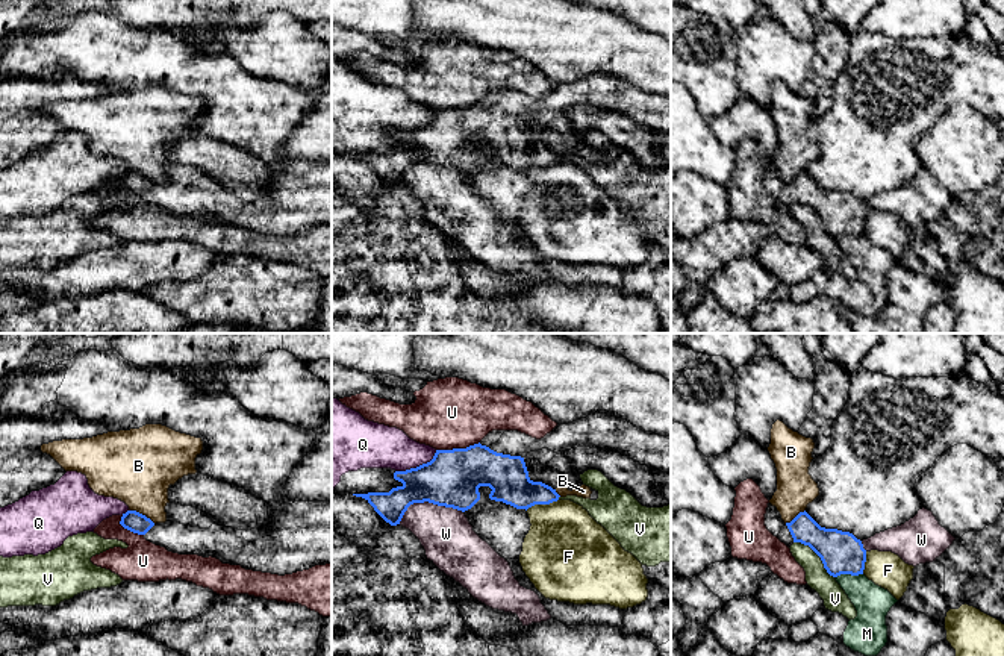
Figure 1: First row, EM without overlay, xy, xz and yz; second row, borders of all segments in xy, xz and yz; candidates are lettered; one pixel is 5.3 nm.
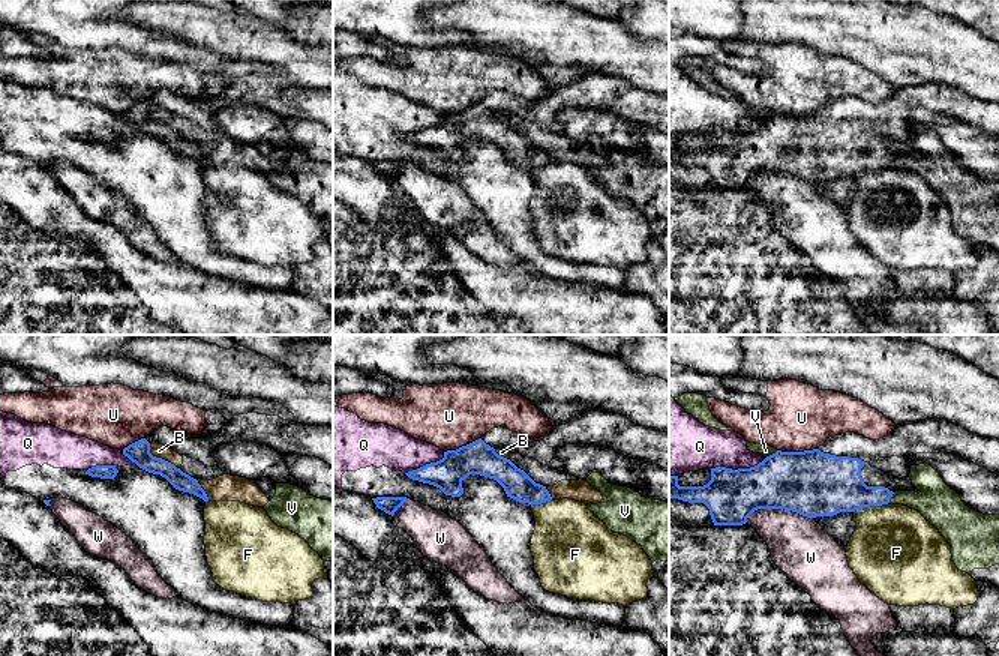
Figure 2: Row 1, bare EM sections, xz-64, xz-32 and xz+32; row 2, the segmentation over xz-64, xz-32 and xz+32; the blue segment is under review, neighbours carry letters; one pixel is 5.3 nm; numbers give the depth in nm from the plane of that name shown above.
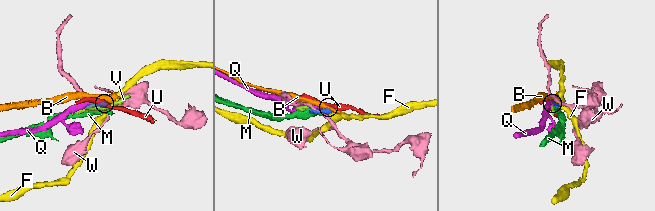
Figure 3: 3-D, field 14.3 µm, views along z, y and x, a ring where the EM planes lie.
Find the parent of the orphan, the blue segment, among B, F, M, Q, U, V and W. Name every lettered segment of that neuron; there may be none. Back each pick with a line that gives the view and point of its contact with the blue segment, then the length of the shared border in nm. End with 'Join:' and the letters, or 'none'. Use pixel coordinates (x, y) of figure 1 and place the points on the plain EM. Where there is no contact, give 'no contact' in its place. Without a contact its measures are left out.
Join: none

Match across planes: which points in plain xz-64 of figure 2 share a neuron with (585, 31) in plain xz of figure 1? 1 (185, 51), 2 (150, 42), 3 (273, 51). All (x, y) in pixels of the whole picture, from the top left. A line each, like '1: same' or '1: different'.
1: different
2: different
3: same

